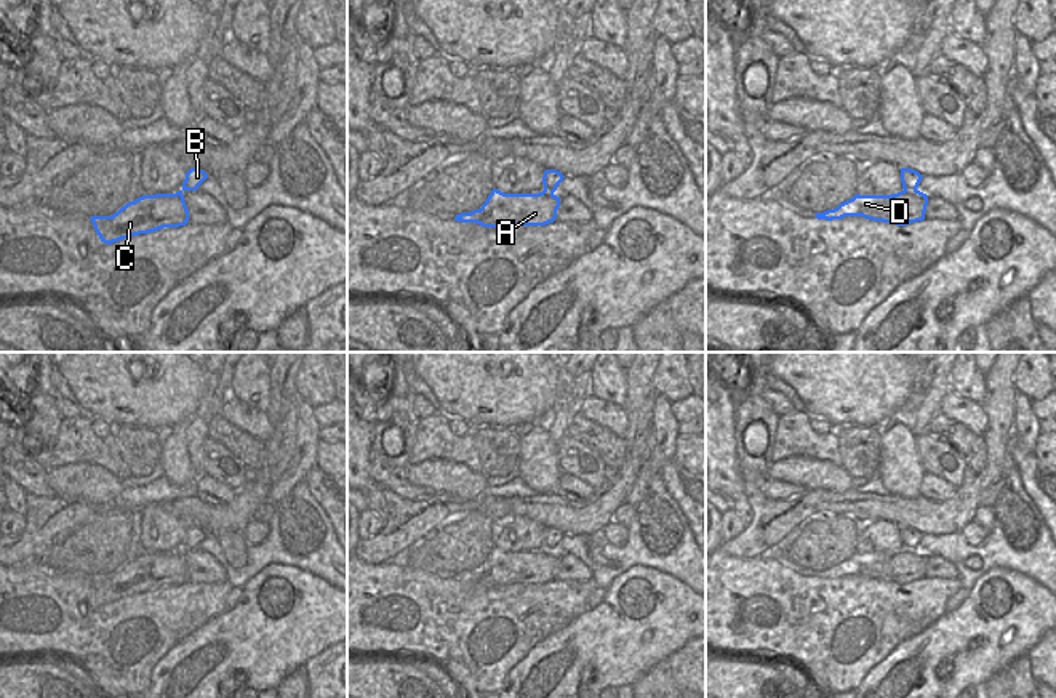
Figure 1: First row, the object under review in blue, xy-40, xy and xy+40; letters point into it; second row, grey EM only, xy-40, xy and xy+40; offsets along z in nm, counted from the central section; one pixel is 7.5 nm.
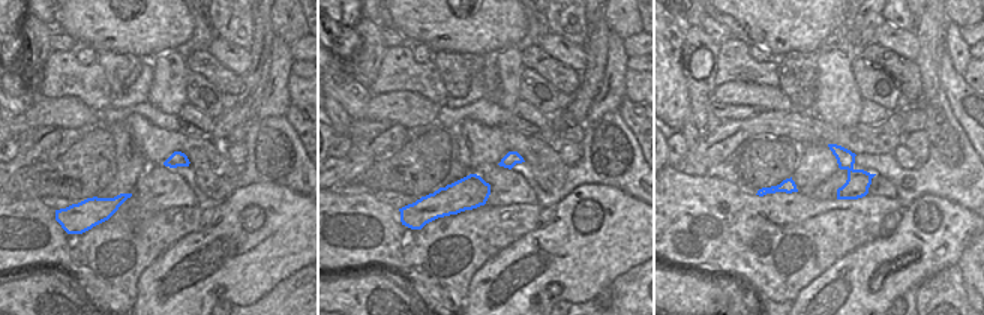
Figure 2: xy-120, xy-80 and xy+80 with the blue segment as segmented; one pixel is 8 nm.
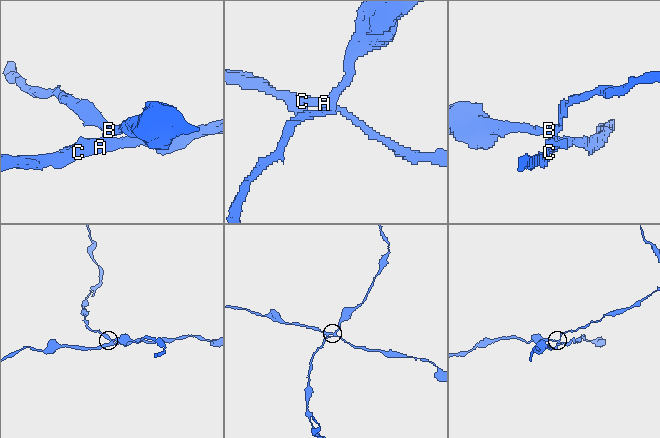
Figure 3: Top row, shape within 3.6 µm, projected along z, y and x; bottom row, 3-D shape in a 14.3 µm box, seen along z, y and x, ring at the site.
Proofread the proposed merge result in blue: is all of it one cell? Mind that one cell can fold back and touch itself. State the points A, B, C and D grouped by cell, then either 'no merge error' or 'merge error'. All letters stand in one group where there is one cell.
A C D / B; merge error

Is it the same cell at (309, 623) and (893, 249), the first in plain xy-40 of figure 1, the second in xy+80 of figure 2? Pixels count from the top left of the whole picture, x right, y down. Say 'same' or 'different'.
same

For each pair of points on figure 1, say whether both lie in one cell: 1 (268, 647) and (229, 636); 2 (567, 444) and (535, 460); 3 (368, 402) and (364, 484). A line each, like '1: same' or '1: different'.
1: same
2: different
3: same

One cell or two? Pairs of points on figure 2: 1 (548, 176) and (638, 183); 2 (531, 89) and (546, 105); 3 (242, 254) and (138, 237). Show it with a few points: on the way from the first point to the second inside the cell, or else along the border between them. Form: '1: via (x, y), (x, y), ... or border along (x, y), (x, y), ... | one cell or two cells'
1: border along (569, 167), (554, 192), (533, 179) | two cells
2: via (537, 95), (540, 105) | one cell
3: border along (201, 227), (174, 242), (147, 267) | two cells

